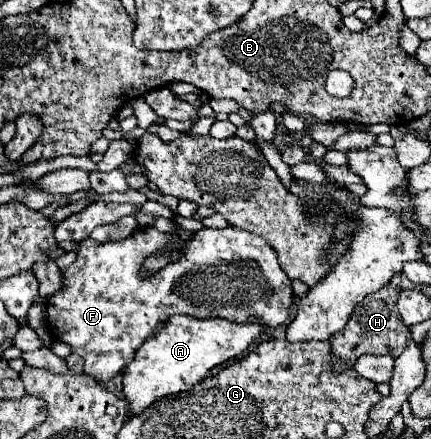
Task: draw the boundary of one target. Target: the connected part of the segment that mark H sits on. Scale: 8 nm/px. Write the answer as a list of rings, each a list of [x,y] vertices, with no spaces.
[[[387,284],[385,288],[369,294],[363,302],[359,302],[353,308],[353,314],[347,322],[347,326],[339,332],[333,334],[329,338],[331,344],[331,358],[333,358],[333,366],[337,372],[345,372],[349,368],[355,366],[357,358],[363,354],[375,354],[375,356],[401,356],[401,352],[405,350],[405,346],[411,340],[411,332],[409,328],[405,328],[405,324],[401,324],[401,316],[397,310],[397,288],[393,284]]]

